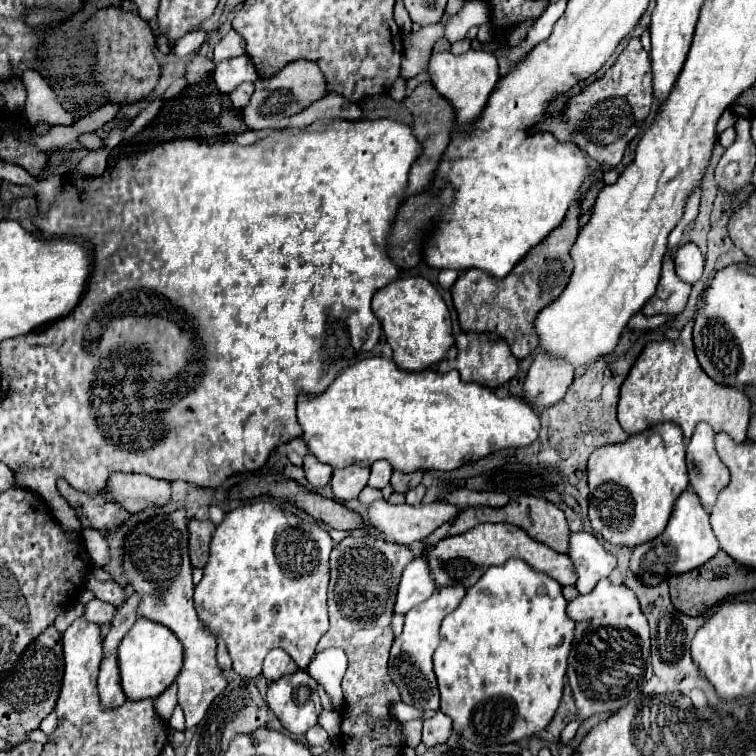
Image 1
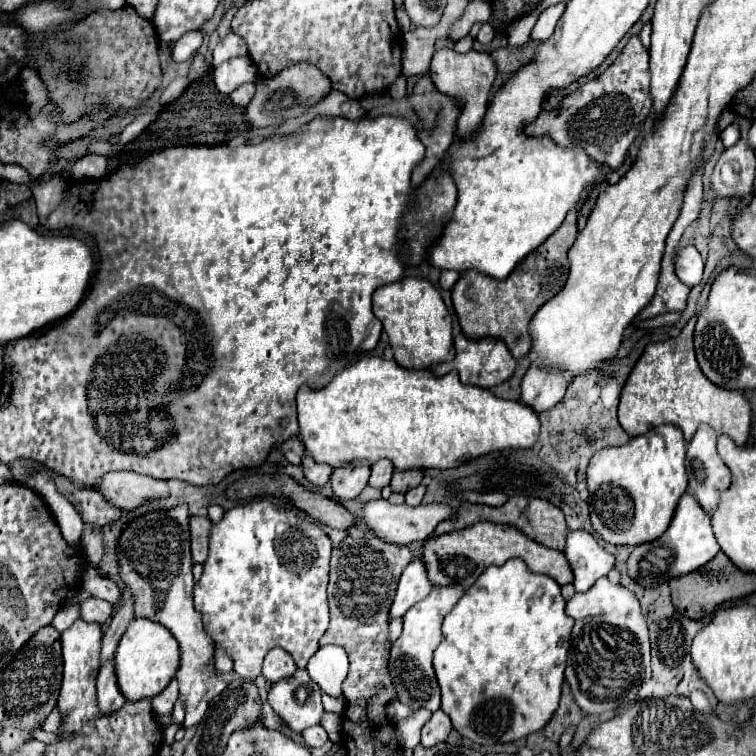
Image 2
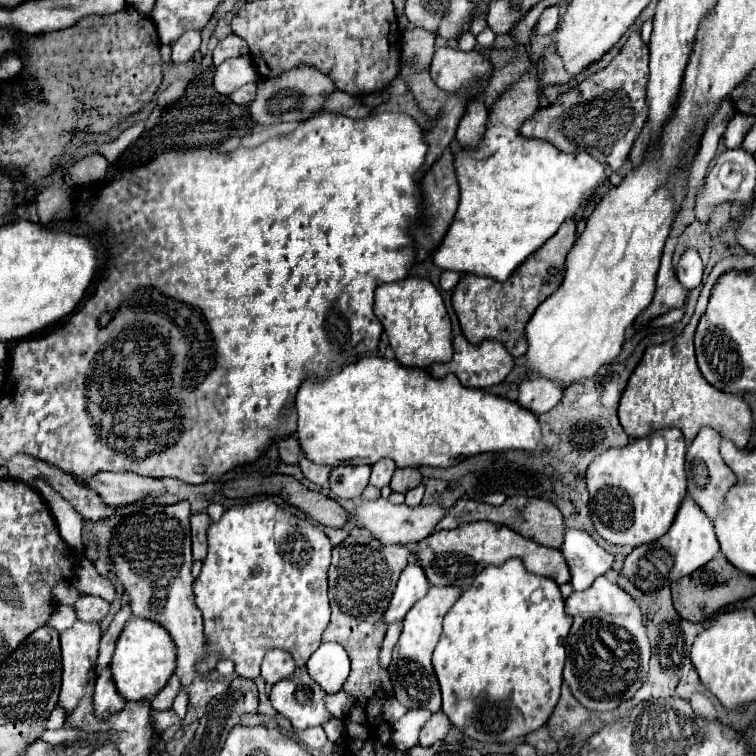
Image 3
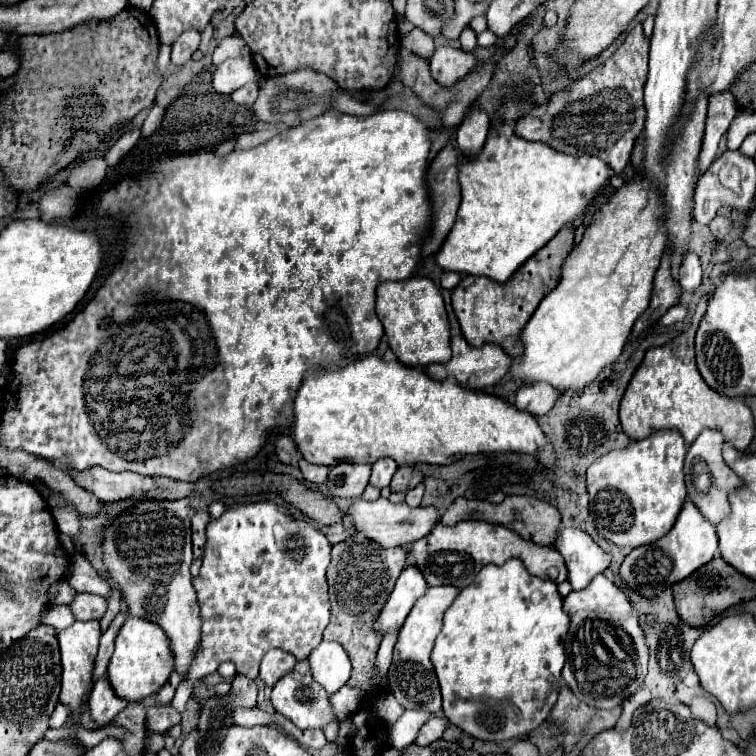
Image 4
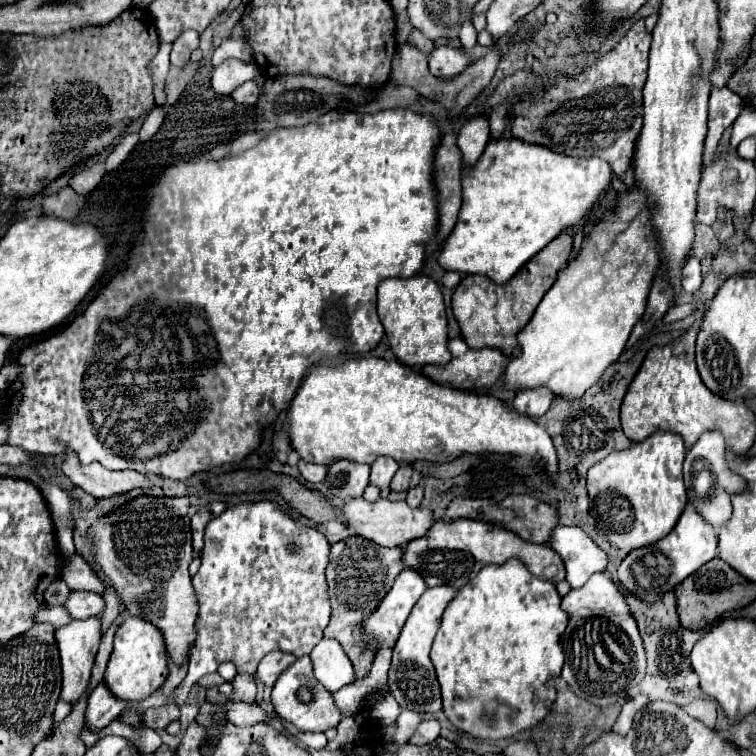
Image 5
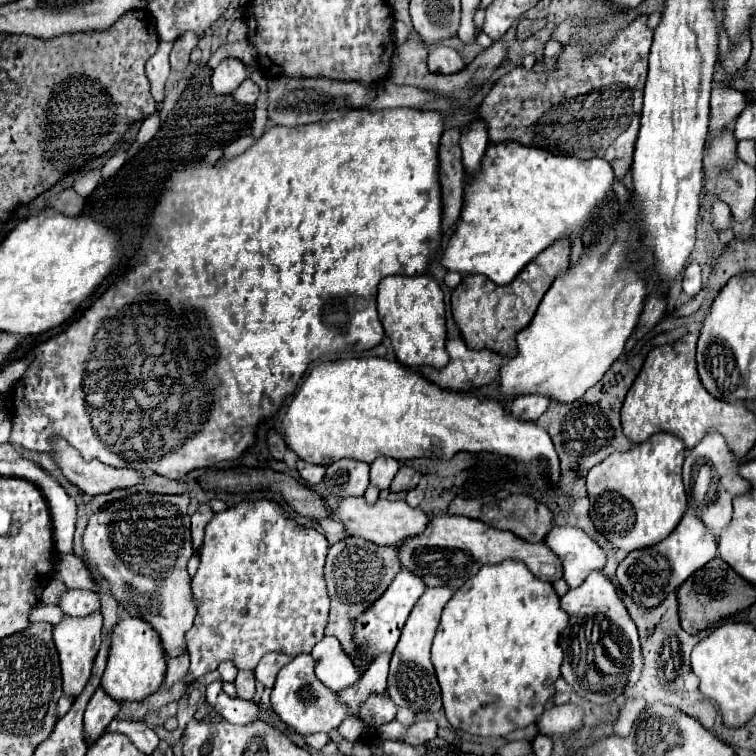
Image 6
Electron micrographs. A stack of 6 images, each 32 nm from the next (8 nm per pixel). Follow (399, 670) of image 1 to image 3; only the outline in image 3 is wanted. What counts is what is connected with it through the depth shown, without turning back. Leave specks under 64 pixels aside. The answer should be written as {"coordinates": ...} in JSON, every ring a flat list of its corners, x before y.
{"coordinates":[[432,586,430,592,422,600,418,600,408,610,408,614,404,618,404,630,394,646,388,672,390,672,396,700,400,704,404,704,406,708,426,708,430,712,438,712,442,706,440,686,438,686,438,678,434,674,430,658,432,658,432,652,434,652,438,638,442,634,442,618,456,604,460,594,462,594,460,588,452,588,452,586,436,588,436,586]]}

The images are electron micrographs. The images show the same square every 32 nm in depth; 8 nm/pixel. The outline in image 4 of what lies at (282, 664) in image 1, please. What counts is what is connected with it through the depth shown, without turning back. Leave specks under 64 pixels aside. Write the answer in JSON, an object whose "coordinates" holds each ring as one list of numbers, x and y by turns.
{"coordinates":[[270,650,260,664,260,678,266,682,266,686,274,686,288,670,292,670,296,664,294,656,284,650]]}

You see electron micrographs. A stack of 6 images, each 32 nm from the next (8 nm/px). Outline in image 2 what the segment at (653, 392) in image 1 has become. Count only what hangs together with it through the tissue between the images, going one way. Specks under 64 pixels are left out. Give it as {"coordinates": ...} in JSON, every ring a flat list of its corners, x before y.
{"coordinates":[[745,256,744,258,733,258,728,263,717,266,701,292,696,314,682,328,680,336,646,346,646,350,642,352,634,370,630,372,626,384,622,388,622,396,620,396,618,422,624,428,624,432,628,432,628,436,646,434,650,428,660,426,660,424,674,424,674,426,682,428,684,440,690,442,696,428,702,422,706,422,718,434,730,436,738,446,742,446,748,440,750,422,752,422,752,412,750,412,748,400,738,390,716,388,704,376,704,372,700,372,700,366,698,366,696,354,694,354,692,332,694,332,694,324,697,322,699,312,704,308,704,304,707,304,710,286,712,286,716,274,729,266,750,268,753,265,752,258]]}

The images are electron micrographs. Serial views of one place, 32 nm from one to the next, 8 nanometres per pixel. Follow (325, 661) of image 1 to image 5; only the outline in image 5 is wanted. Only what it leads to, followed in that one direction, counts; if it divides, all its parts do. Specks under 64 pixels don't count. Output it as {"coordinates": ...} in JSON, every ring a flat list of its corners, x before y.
{"coordinates":[[322,640,310,652,310,660,316,680,328,692,336,692,354,680,352,662,336,640]]}

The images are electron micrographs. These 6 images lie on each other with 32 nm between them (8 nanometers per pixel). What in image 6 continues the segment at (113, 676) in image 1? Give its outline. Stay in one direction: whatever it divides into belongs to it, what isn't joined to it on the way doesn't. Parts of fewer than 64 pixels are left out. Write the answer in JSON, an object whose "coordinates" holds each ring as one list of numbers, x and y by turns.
{"coordinates":[[100,686,94,694,92,700,88,702,86,714,84,714,84,734,90,736,92,740,100,738,100,734,104,732,104,728,114,720,114,716,118,714,122,702,116,702,112,696,108,696,104,692,104,688]]}

